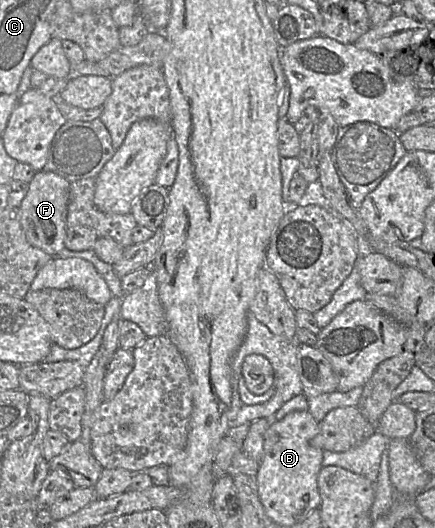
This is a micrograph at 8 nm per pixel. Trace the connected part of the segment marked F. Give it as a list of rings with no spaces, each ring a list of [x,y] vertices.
[[[51,171],[36,172],[27,185],[20,208],[20,223],[31,245],[55,256],[64,247],[70,183]]]

